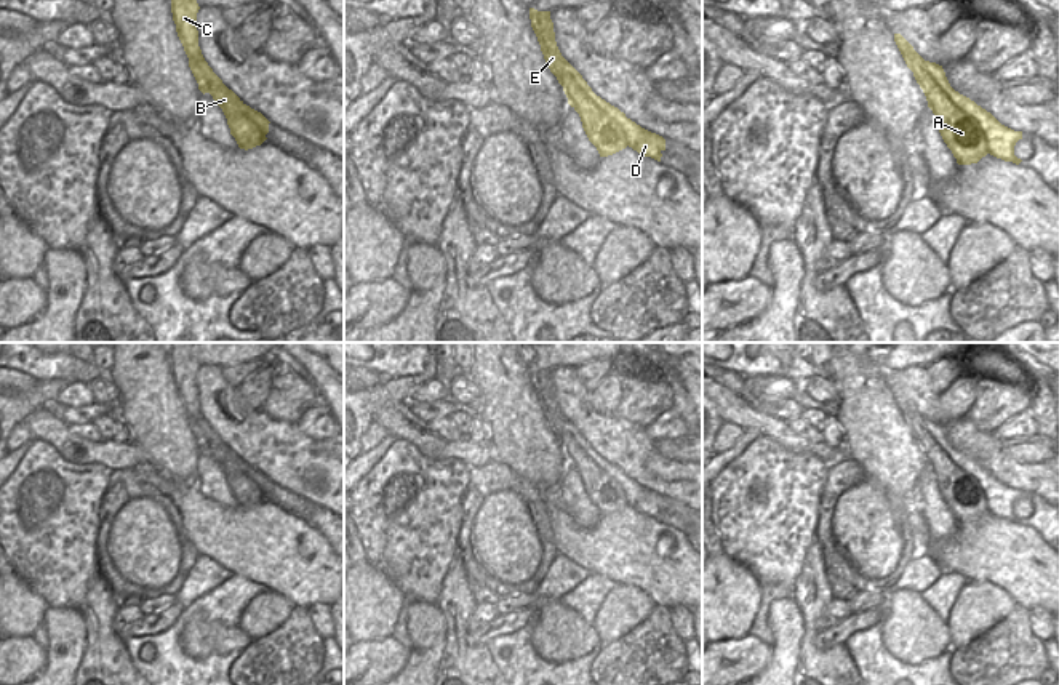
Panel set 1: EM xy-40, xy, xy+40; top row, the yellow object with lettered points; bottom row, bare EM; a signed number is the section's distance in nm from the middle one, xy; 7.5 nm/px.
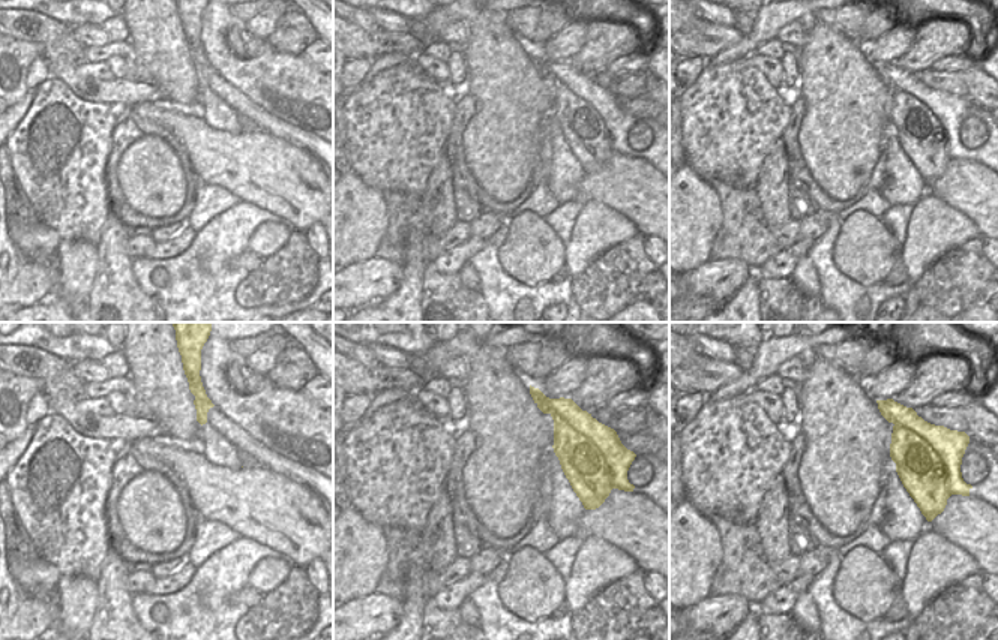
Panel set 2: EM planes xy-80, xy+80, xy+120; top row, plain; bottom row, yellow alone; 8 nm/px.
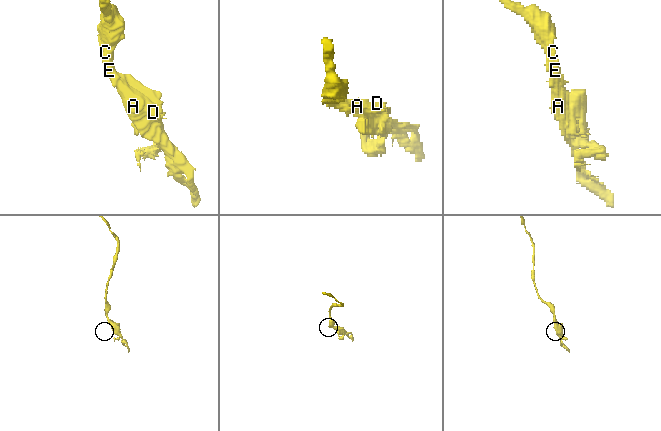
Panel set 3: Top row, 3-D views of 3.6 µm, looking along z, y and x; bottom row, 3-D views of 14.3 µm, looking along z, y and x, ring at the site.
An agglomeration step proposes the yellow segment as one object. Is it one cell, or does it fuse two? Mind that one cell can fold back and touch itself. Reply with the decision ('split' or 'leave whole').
leave whole

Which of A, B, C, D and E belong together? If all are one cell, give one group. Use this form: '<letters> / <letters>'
A B C D E

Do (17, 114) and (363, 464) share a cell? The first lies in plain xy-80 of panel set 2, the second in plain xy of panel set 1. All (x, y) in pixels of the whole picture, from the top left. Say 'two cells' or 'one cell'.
one cell

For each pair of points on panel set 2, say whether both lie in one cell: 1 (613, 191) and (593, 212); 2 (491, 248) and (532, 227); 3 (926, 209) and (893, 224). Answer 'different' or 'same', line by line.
1: different
2: different
3: different

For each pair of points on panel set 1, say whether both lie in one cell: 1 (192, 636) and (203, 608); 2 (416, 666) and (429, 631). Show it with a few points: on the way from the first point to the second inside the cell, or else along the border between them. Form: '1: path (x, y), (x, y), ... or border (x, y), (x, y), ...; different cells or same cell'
1: border (235, 628), (215, 620), (191, 618), (178, 645); different cells
2: path (424, 658), (427, 639); same cell

